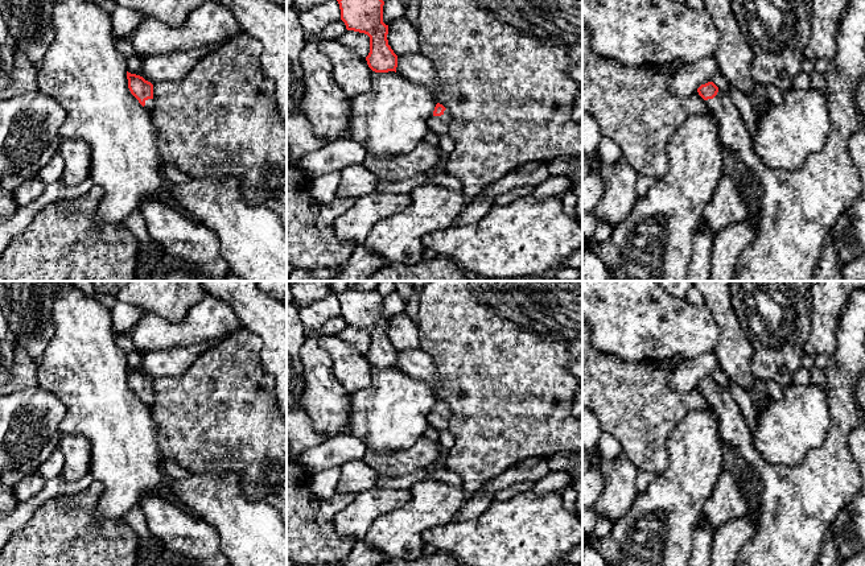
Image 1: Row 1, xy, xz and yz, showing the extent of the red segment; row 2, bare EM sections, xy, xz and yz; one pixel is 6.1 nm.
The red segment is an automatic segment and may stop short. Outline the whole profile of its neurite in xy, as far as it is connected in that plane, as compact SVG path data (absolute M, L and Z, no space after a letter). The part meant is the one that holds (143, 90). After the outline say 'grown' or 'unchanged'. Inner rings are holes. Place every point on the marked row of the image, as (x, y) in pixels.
M127 71L128 88L139 103L147 110L152 111L155 107L153 84L143 77Z; grown

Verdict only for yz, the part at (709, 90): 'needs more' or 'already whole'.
needs more

